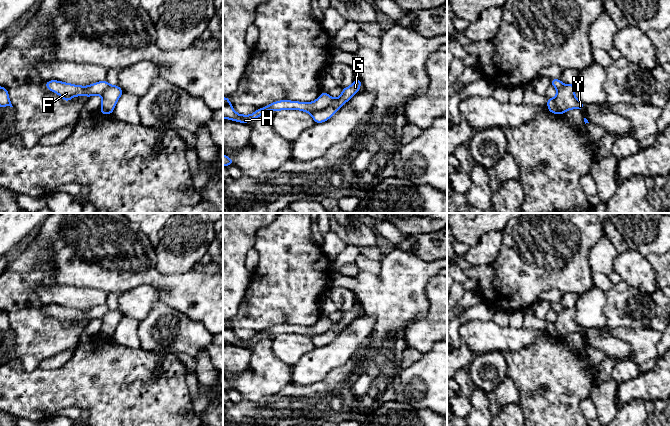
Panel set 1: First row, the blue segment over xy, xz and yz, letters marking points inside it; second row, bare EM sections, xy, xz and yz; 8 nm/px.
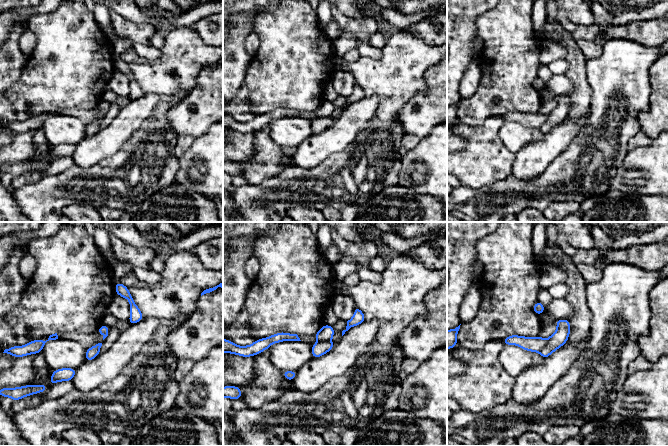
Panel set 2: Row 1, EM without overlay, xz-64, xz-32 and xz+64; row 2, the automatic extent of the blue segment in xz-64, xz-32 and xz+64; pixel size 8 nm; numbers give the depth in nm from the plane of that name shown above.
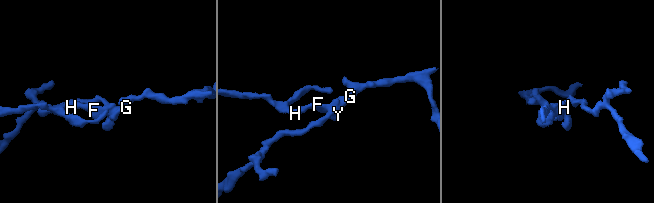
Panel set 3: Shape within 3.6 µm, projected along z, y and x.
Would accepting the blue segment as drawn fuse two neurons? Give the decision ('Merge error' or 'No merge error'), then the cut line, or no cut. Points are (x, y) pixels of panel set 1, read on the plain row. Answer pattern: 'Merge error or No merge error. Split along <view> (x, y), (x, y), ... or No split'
Merge error. Split along xz (333, 323), (328, 330), (315, 335), (312, 339)

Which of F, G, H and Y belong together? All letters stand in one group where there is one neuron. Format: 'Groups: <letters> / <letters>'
Groups: F H / G Y

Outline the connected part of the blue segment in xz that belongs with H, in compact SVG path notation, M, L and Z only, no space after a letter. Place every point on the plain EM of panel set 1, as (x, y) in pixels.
M322 316L313 326L278 324L255 334L255 336L252 338L243 339L235 336L229 321L223 321L223 343L229 343L231 345L247 348L249 345L259 342L267 335L276 336L280 334L299 334L313 339L314 336L322 335L329 331L332 325L333 322L329 319L328 316Z

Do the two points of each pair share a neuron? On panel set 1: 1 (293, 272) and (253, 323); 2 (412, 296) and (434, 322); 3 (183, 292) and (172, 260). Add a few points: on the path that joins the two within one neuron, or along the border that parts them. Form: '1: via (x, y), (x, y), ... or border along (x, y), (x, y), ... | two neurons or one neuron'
1: via (286, 285), (261, 310) | one neuron
2: border along (425, 289), (428, 310), (406, 325) | two neurons
3: border along (155, 265), (163, 274), (182, 274), (191, 269) | two neurons

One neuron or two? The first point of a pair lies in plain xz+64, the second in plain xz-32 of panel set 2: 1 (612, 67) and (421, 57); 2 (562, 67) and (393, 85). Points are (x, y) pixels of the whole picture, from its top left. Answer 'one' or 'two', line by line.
1: one
2: one

